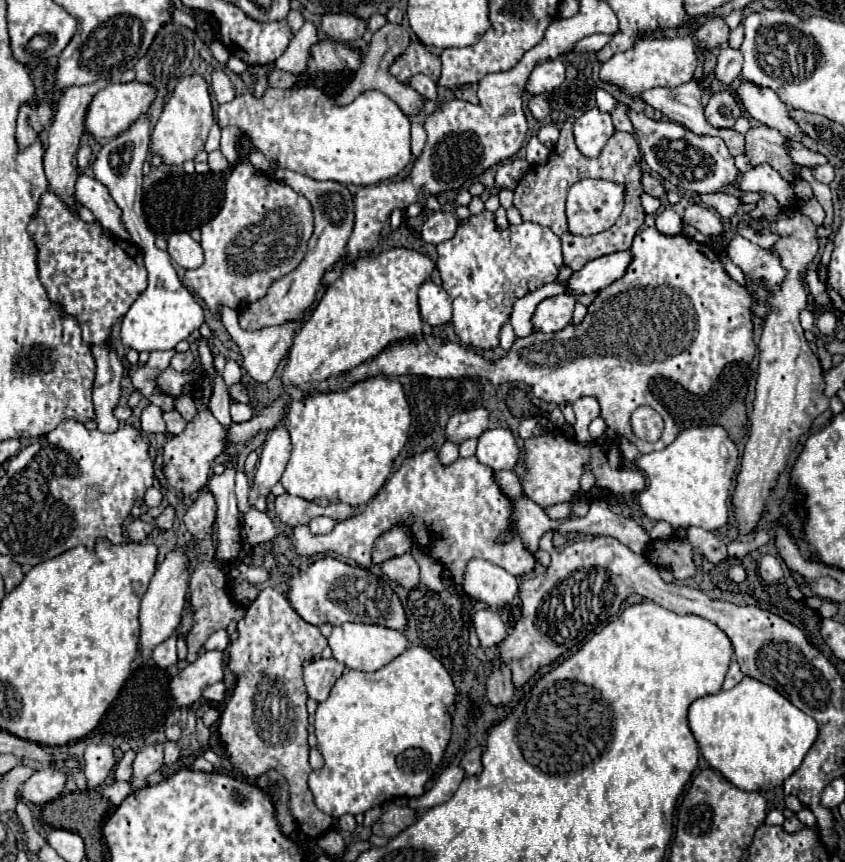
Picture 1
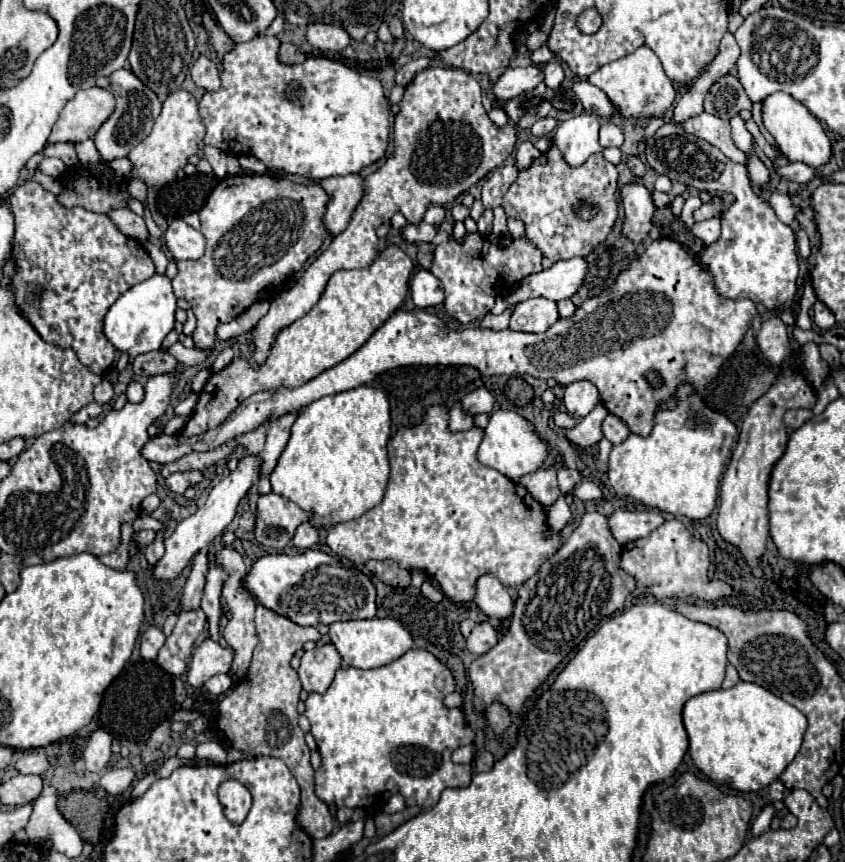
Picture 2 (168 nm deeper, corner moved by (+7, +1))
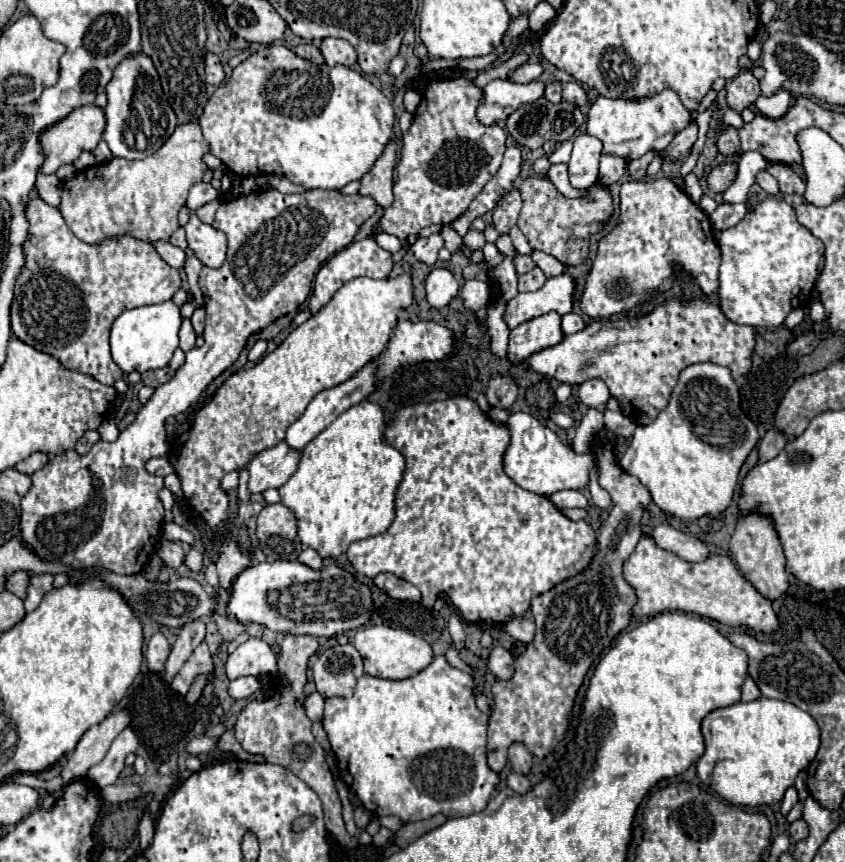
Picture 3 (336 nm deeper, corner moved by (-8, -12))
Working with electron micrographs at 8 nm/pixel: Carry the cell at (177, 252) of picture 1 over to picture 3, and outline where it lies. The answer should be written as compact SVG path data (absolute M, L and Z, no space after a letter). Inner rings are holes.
M196 214L190 216L184 226L188 246L194 250L196 258L208 268L220 268L226 258L226 238L208 224L202 224Z

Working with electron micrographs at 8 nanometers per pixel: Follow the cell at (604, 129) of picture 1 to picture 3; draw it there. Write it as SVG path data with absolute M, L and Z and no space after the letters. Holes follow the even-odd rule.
M580 134L574 140L574 150L568 162L570 184L574 188L586 190L598 182L600 156L602 156L602 142L596 136Z

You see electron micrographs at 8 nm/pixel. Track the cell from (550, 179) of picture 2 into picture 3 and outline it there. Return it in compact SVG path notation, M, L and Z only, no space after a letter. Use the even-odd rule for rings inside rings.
M534 176L522 182L520 194L524 202L518 218L522 234L528 238L534 250L542 250L566 266L580 266L588 260L590 236L598 234L608 222L608 218L614 214L612 192L600 182L588 188L588 194L582 198L566 198L548 178Z

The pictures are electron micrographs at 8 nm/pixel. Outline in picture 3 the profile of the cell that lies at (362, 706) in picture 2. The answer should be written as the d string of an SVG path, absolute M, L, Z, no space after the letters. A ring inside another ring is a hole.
M436 656L428 668L406 680L362 676L350 698L328 698L322 726L338 760L340 776L362 806L374 816L394 814L402 822L426 820L434 814L468 816L482 812L500 782L486 764L488 716L474 704L474 680Z

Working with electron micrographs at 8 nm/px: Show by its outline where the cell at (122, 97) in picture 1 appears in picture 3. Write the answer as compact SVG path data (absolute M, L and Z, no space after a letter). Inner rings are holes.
M88 104L88 106L80 106L80 110L74 110L68 118L64 118L64 122L60 122L60 126L52 126L52 130L48 130L48 134L44 134L44 138L40 138L44 152L48 154L48 158L44 160L44 166L40 168L44 174L54 174L60 166L64 164L72 164L82 150L92 152L98 142L100 136L106 128L106 114L102 108Z

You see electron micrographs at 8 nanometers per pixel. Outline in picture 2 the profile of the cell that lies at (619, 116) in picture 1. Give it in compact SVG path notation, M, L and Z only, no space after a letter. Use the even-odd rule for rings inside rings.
M613 123L603 125L599 131L599 145L601 147L621 147L623 145L623 131Z

